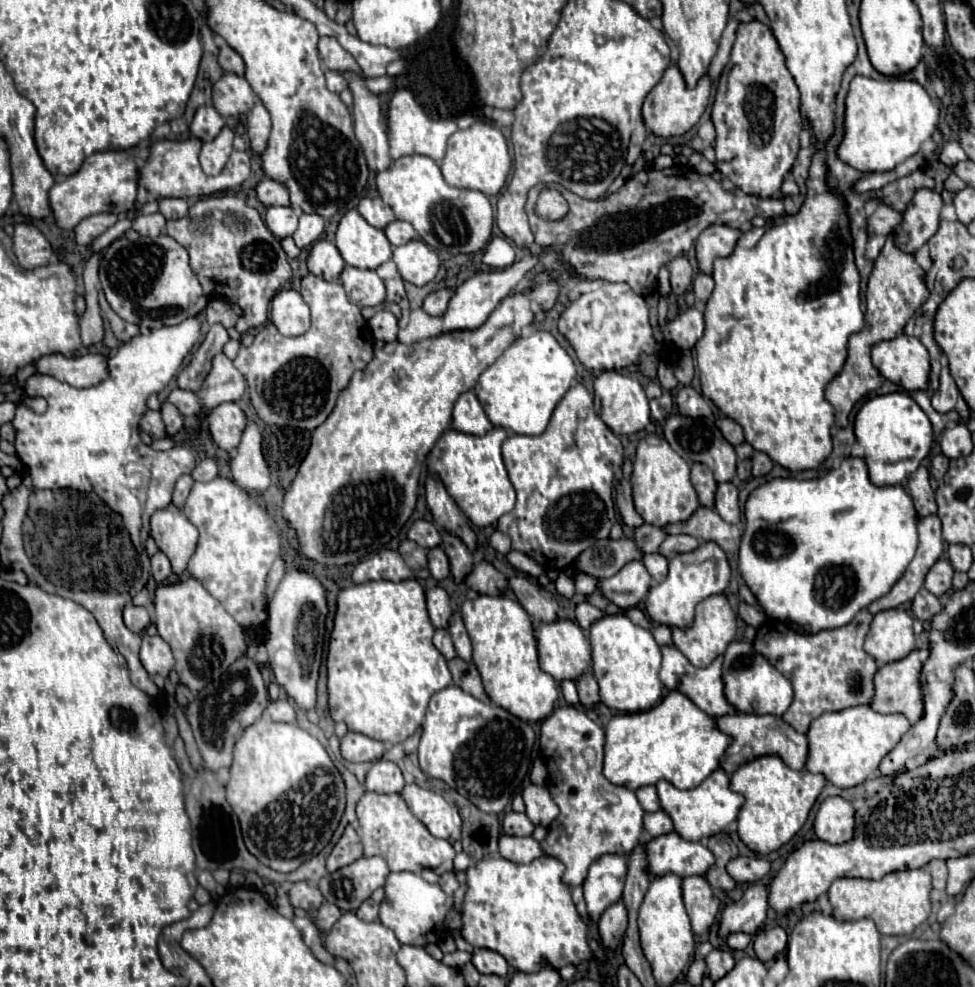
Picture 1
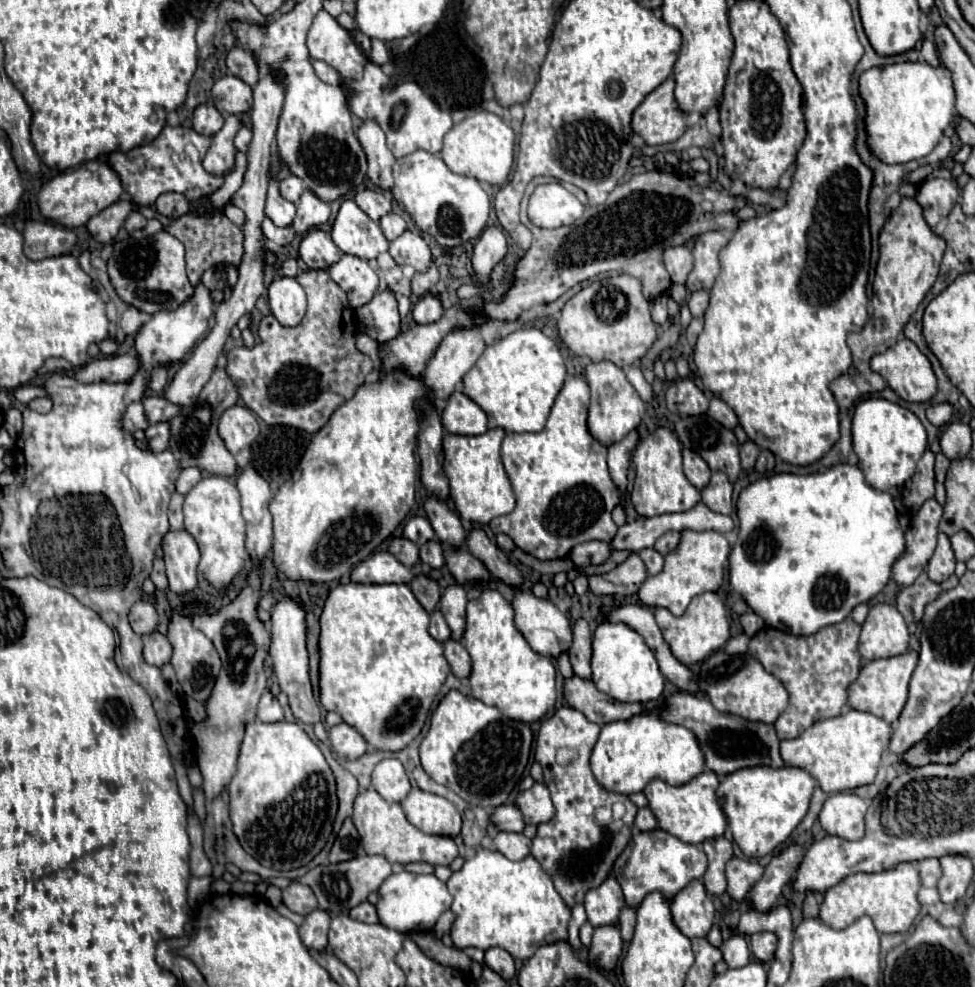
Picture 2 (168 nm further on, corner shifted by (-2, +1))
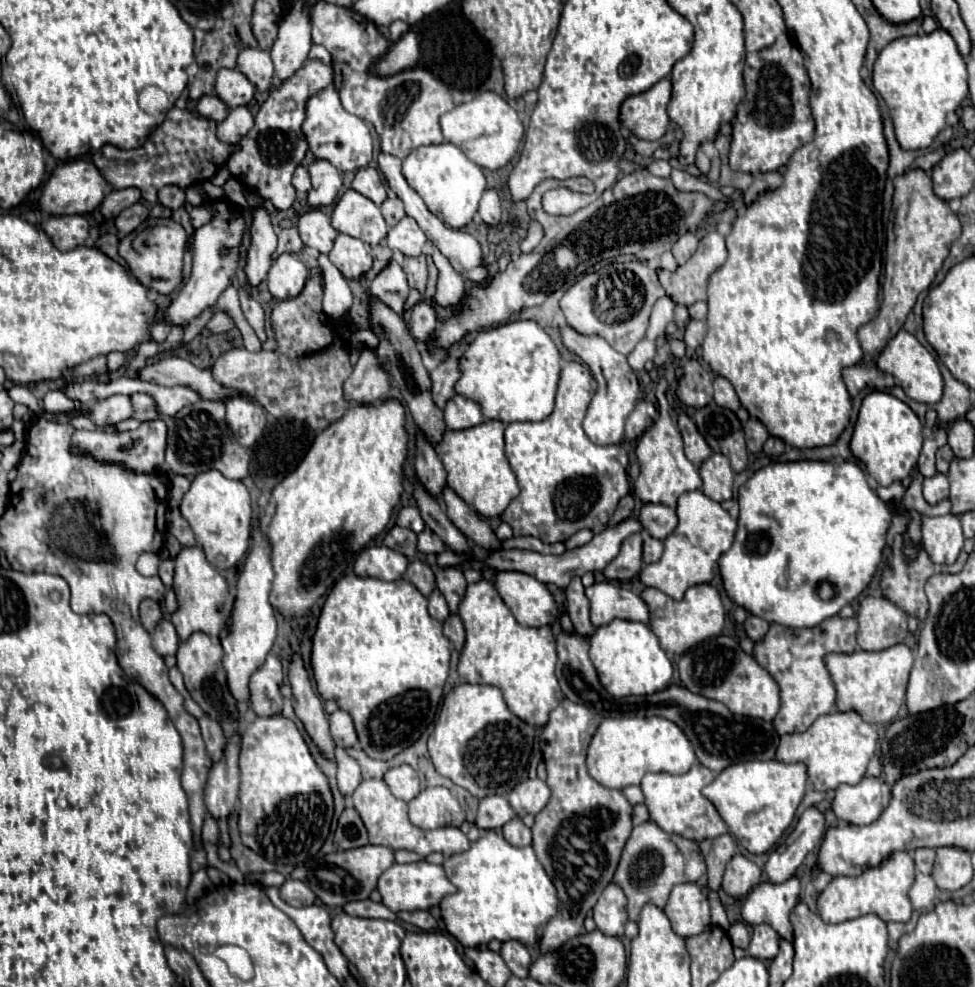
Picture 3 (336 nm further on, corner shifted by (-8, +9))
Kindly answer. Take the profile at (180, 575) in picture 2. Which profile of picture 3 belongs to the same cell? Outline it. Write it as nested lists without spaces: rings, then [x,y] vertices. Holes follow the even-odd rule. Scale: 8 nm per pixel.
[[[183,548],[179,556],[175,558],[175,582],[173,590],[179,602],[179,608],[171,614],[177,636],[181,642],[185,642],[195,632],[205,632],[211,638],[225,638],[229,634],[231,626],[231,610],[235,596],[229,592],[229,586],[225,578],[207,562],[201,548]]]

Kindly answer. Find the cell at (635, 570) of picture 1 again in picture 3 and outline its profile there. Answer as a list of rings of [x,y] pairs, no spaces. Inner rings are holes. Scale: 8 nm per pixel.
[[[631,534],[623,540],[619,554],[609,562],[603,574],[609,580],[631,580],[641,570],[641,552],[643,552],[643,538],[641,534]]]

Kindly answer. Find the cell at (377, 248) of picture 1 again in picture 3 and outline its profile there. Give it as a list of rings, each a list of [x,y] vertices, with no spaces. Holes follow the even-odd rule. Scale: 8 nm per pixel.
[[[349,188],[337,200],[331,214],[331,224],[337,232],[361,238],[371,246],[377,246],[387,234],[387,224],[379,206],[375,206],[369,198],[355,192],[353,188]]]

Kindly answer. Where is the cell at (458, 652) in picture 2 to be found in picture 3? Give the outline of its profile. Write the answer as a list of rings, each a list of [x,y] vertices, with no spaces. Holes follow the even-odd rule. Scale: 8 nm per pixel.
[[[449,614],[449,618],[443,622],[443,634],[455,644],[457,650],[463,648],[465,644],[465,630],[463,630],[463,622],[457,614]]]

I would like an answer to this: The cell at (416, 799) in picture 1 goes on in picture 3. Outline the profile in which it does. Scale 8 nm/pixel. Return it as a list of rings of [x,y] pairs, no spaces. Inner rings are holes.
[[[425,788],[409,802],[409,820],[423,830],[461,826],[465,822],[465,810],[447,788]]]

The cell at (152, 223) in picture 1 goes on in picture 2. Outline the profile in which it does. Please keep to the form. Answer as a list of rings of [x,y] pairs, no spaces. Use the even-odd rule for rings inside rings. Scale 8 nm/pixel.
[[[131,212],[131,214],[129,214],[129,218],[125,220],[125,228],[127,228],[129,232],[139,230],[139,228],[145,228],[145,226],[147,226],[147,218],[145,218],[145,216],[141,216],[139,212]]]

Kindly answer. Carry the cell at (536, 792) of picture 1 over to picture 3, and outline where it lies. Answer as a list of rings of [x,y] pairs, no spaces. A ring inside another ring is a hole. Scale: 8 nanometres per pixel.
[[[535,778],[535,780],[519,782],[509,792],[507,800],[509,800],[511,808],[517,812],[517,816],[523,818],[525,814],[533,814],[533,816],[539,814],[545,808],[545,804],[549,800],[549,794],[551,794],[549,786],[543,780]]]

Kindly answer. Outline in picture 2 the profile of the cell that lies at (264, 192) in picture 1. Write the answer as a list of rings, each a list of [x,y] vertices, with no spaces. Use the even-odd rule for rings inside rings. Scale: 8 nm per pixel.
[[[287,176],[287,178],[279,180],[279,192],[285,200],[297,202],[297,198],[303,194],[303,182],[299,182],[299,178],[295,178],[295,176]]]

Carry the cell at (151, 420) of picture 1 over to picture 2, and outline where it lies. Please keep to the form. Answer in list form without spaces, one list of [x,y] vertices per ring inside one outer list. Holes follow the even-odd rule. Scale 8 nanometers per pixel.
[[[133,402],[133,404],[127,408],[127,412],[125,412],[125,416],[123,416],[123,426],[125,426],[125,430],[129,430],[129,432],[147,430],[149,420],[147,420],[147,414],[145,414],[145,408],[143,408],[141,402]]]

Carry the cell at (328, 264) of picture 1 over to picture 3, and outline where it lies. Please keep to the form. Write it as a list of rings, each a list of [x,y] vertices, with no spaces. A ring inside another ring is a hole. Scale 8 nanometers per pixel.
[[[311,208],[299,218],[299,236],[307,246],[319,250],[321,254],[329,254],[337,230],[331,226],[331,218],[323,210]]]

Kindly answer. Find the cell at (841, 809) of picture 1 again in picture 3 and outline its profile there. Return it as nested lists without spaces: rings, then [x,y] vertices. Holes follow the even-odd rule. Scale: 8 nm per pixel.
[[[865,776],[859,784],[841,784],[835,790],[833,798],[833,812],[837,818],[865,826],[879,818],[883,810],[883,792],[881,780],[873,776]]]

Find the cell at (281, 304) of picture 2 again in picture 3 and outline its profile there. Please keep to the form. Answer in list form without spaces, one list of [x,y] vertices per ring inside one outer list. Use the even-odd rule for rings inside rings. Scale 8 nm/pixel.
[[[281,254],[277,260],[273,260],[267,274],[269,292],[279,300],[295,298],[301,294],[307,276],[307,268],[299,260],[299,254]]]

